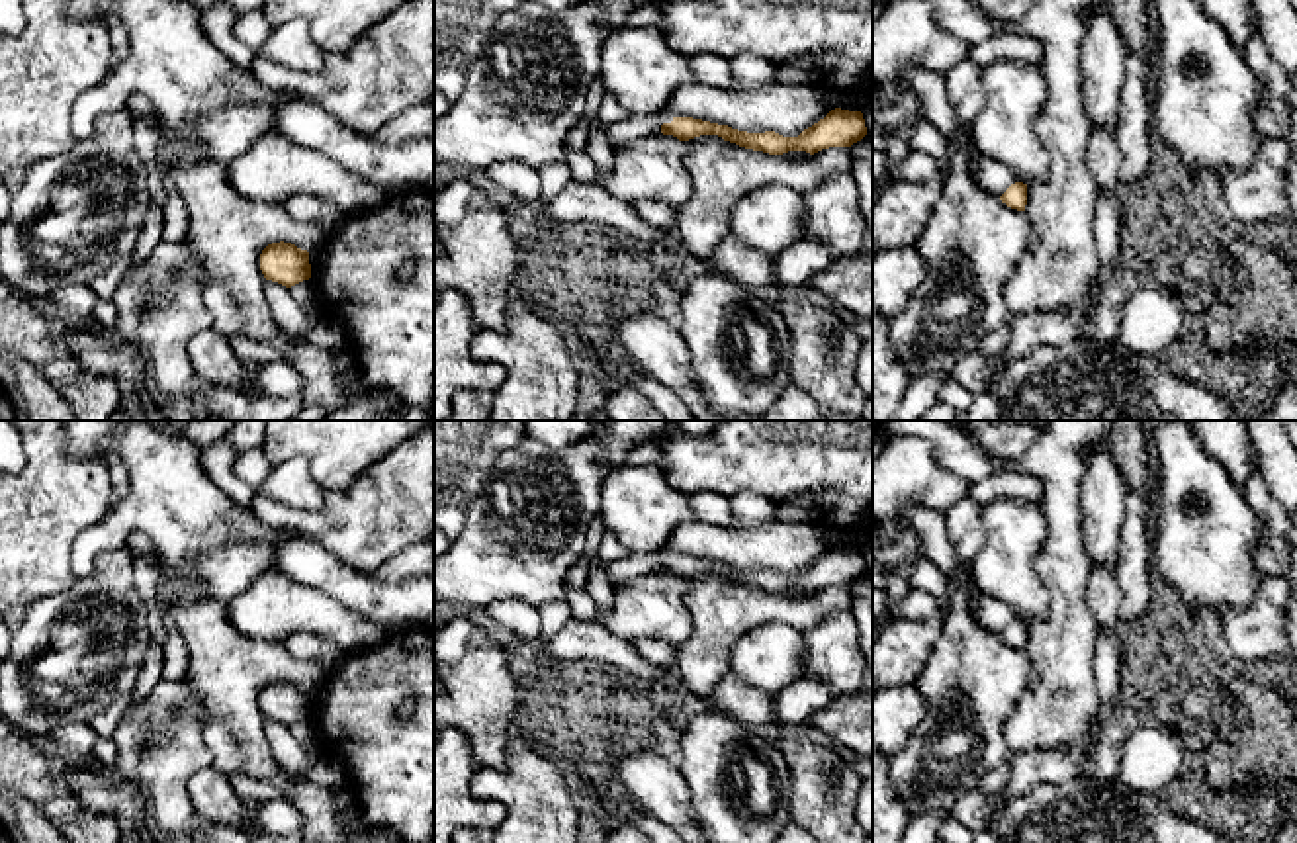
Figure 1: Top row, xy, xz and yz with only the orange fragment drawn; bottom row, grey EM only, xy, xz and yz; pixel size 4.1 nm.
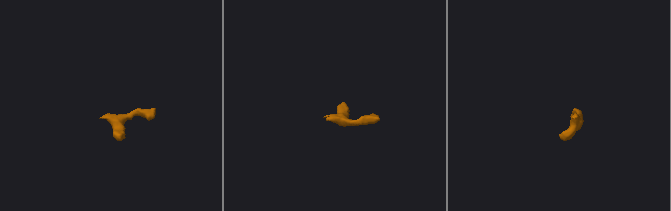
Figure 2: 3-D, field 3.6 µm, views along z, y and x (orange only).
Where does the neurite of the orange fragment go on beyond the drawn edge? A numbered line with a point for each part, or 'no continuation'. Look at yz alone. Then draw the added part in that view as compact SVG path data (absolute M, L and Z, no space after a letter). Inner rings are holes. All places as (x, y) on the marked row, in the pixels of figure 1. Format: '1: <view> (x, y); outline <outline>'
no continuation

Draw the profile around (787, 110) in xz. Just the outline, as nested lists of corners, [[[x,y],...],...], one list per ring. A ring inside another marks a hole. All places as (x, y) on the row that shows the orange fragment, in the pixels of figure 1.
[[[693,82],[681,86],[651,117],[693,117],[747,133],[798,137],[831,110],[812,86],[773,82],[761,88],[718,88]]]

